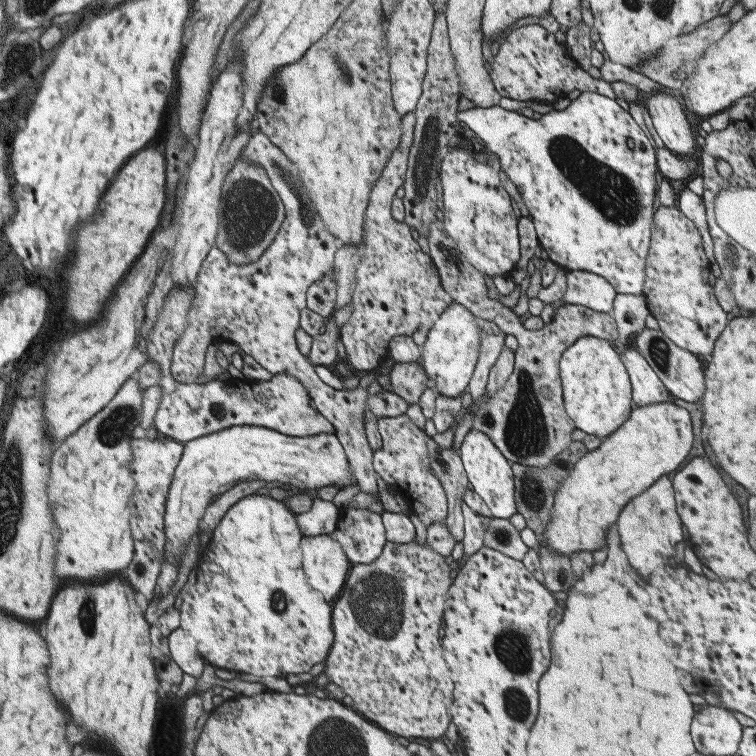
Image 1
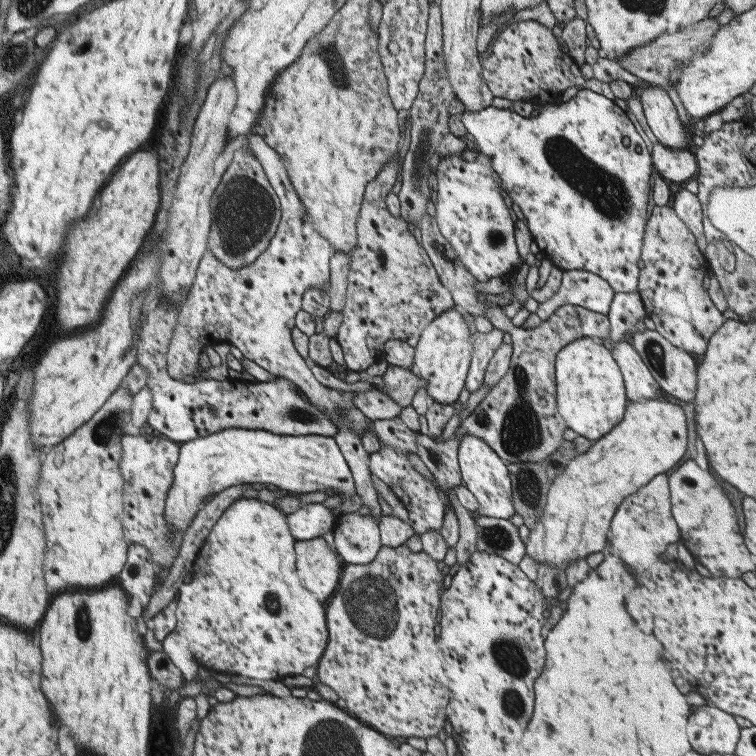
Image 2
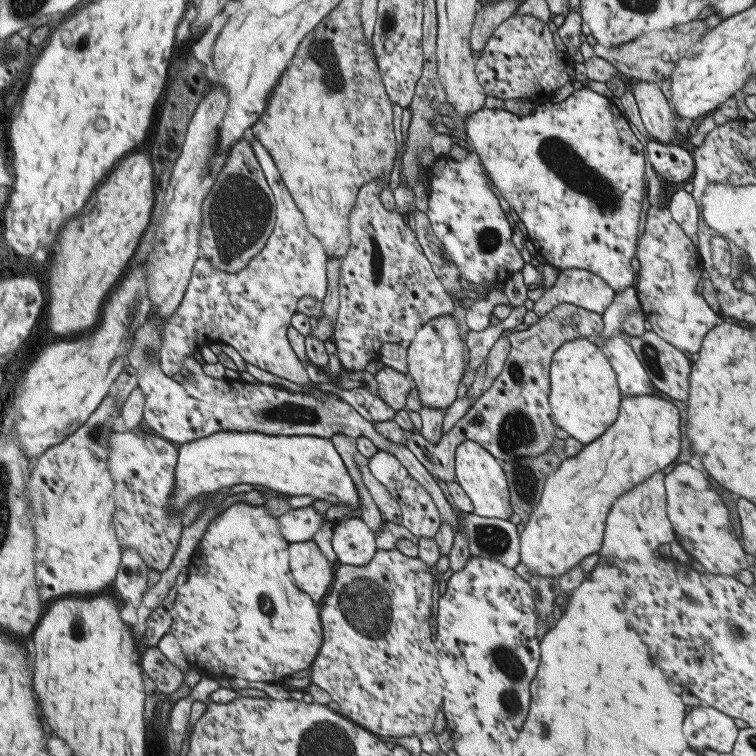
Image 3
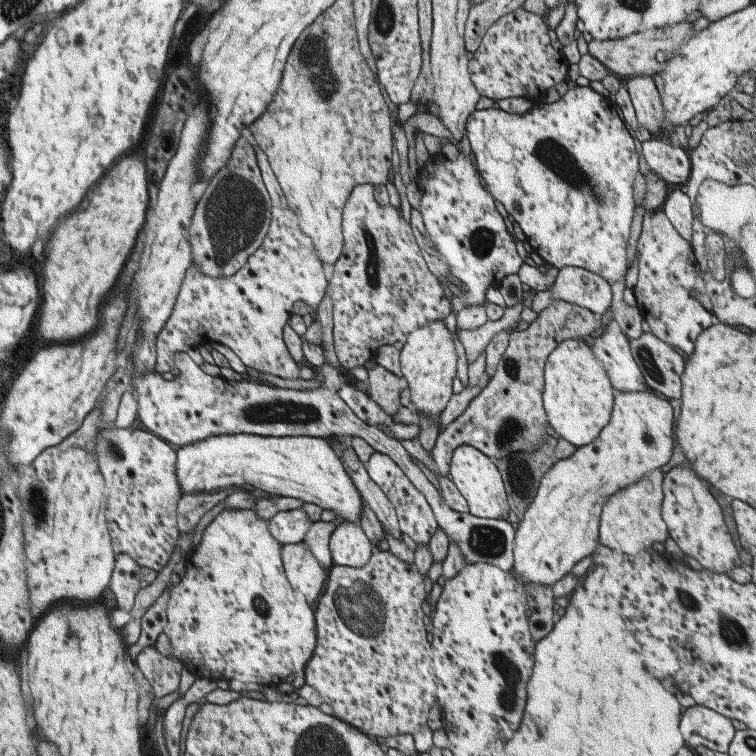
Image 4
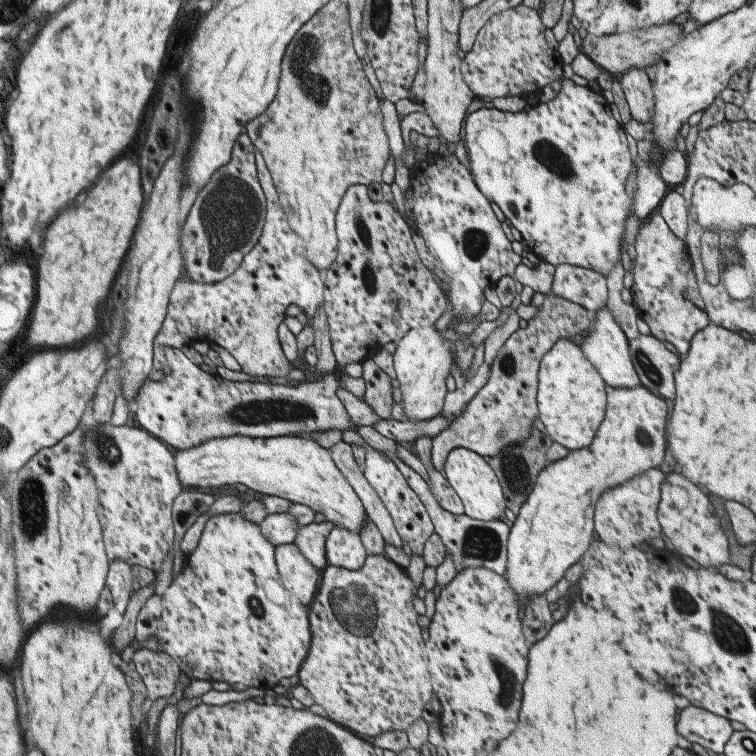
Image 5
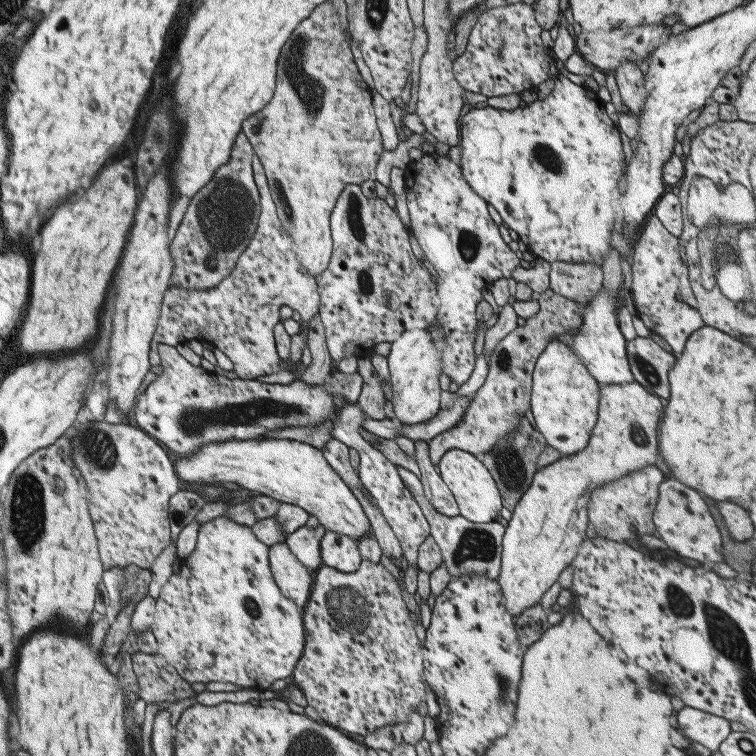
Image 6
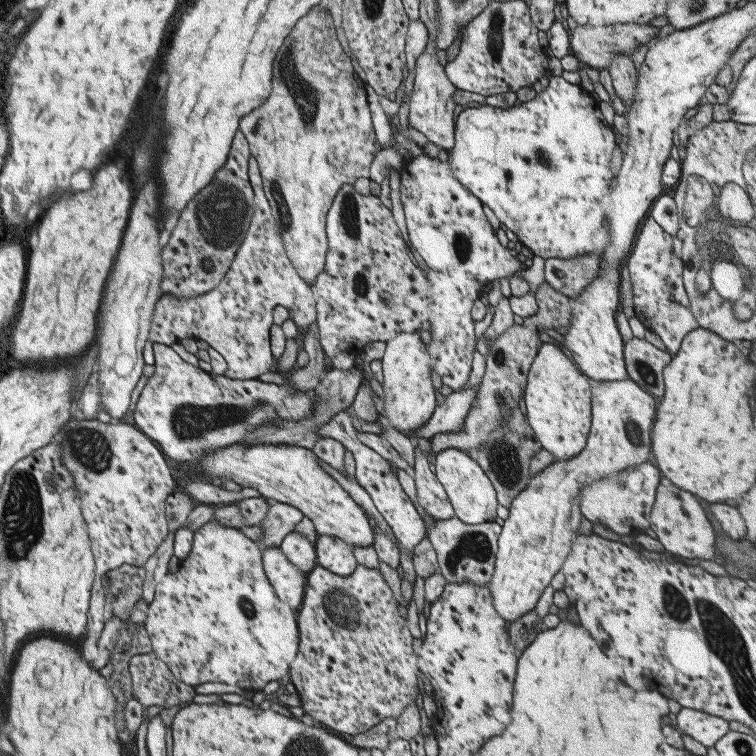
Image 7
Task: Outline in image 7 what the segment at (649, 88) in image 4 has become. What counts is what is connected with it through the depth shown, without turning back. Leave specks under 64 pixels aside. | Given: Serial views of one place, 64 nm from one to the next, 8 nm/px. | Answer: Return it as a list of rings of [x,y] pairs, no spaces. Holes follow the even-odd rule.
[[[625,54],[611,56],[607,72],[611,76],[611,84],[613,84],[615,96],[623,104],[631,104],[631,100],[635,96],[635,86],[637,86],[637,70],[633,68],[631,58],[625,56]]]

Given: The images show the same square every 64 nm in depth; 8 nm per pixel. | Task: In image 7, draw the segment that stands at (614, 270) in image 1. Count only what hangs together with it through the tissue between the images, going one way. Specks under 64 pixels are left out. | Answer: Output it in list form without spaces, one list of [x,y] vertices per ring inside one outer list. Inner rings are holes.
[[[547,76],[549,84],[535,94],[533,100],[529,102],[517,102],[513,104],[511,108],[503,110],[503,108],[491,108],[491,106],[467,106],[465,110],[461,112],[455,112],[455,128],[453,128],[453,148],[447,150],[443,154],[443,160],[449,164],[449,170],[453,174],[453,178],[465,186],[481,204],[485,204],[493,214],[495,218],[499,220],[501,228],[507,228],[509,232],[513,232],[519,240],[519,244],[527,246],[527,250],[531,250],[533,256],[539,256],[541,260],[545,258],[573,258],[573,256],[579,256],[579,254],[589,254],[591,250],[591,244],[585,242],[587,238],[591,238],[591,232],[595,232],[597,228],[601,228],[603,224],[597,224],[601,222],[601,210],[597,208],[587,208],[587,206],[595,206],[595,204],[601,204],[607,194],[609,194],[609,188],[611,188],[611,172],[609,172],[609,156],[611,156],[611,150],[615,148],[613,144],[613,134],[615,130],[611,126],[607,126],[607,122],[601,118],[599,110],[597,110],[597,98],[589,92],[585,92],[579,84],[569,84],[565,82],[561,76]]]

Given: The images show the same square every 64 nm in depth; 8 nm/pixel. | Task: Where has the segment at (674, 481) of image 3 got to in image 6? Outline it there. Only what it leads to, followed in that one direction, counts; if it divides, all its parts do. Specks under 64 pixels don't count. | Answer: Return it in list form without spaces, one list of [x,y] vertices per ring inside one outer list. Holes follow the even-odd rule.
[[[663,480],[659,484],[659,498],[653,510],[653,524],[655,524],[655,536],[665,542],[669,550],[673,550],[677,556],[691,558],[701,562],[723,562],[721,556],[721,536],[717,532],[717,526],[699,494],[689,490],[687,486]]]

